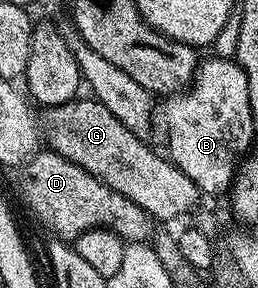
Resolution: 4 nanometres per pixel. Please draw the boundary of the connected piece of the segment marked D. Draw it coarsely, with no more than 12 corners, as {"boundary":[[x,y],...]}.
{"boundary":[[49,149],[24,164],[34,211],[62,237],[109,227],[127,244],[155,220]]}

